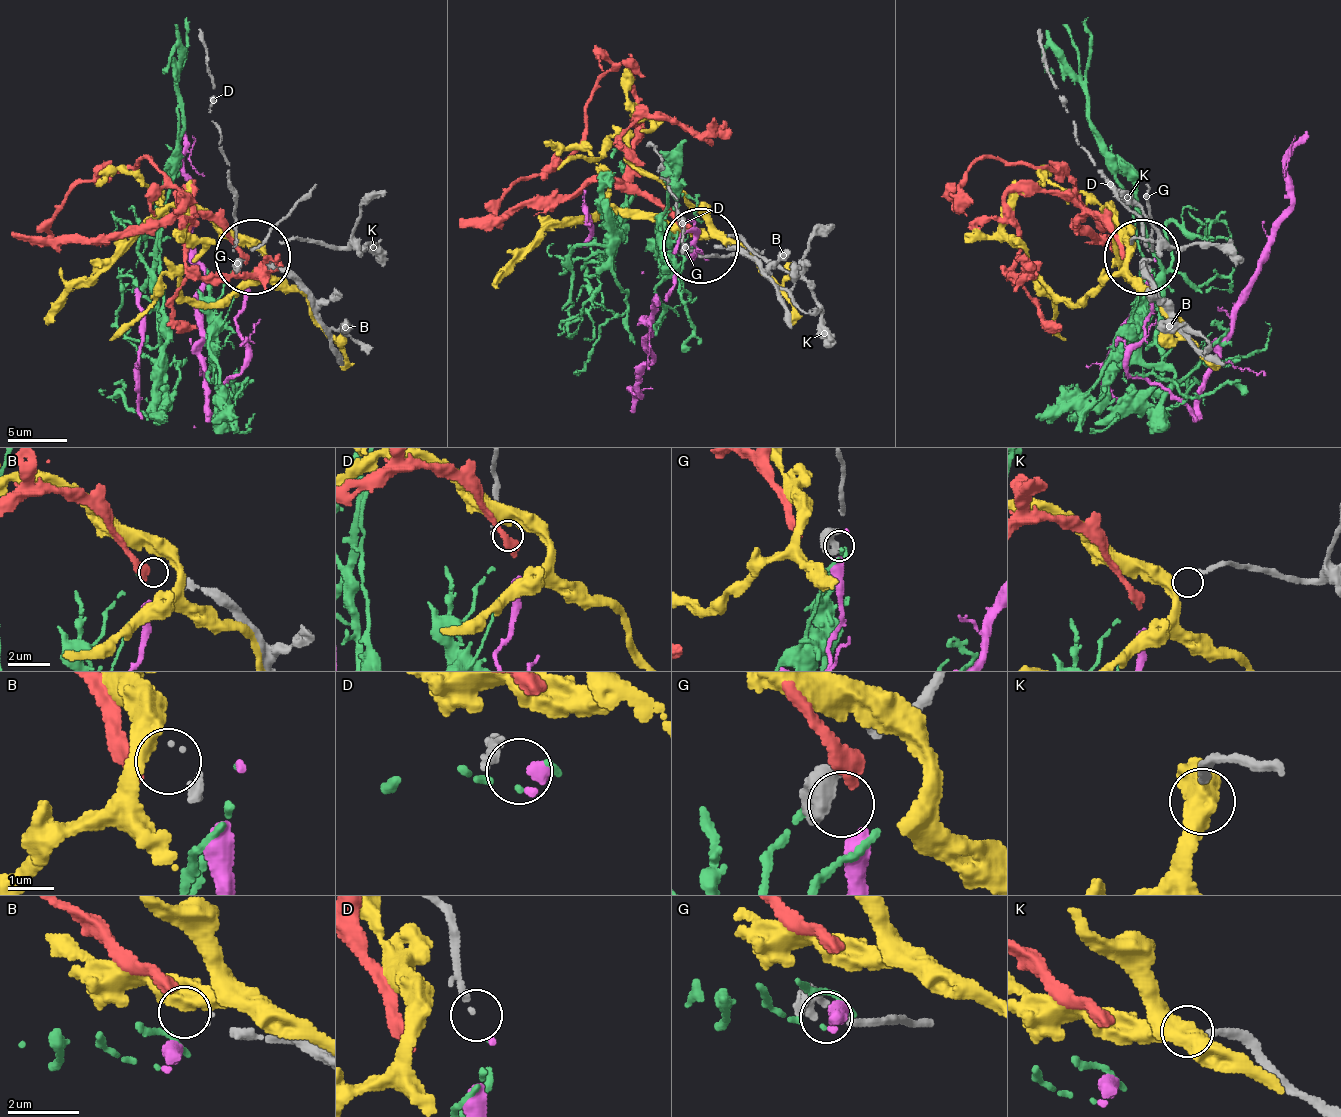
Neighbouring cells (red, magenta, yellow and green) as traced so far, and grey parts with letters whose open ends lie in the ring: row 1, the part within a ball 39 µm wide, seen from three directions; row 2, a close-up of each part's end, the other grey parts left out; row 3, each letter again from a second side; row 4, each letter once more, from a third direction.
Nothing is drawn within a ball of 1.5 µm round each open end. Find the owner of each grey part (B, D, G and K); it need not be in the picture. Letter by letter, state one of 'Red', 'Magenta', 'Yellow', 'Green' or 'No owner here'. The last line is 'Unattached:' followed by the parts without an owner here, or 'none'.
B: Red
D: Magenta
G: No owner here
K: Yellow
Unattached: G

